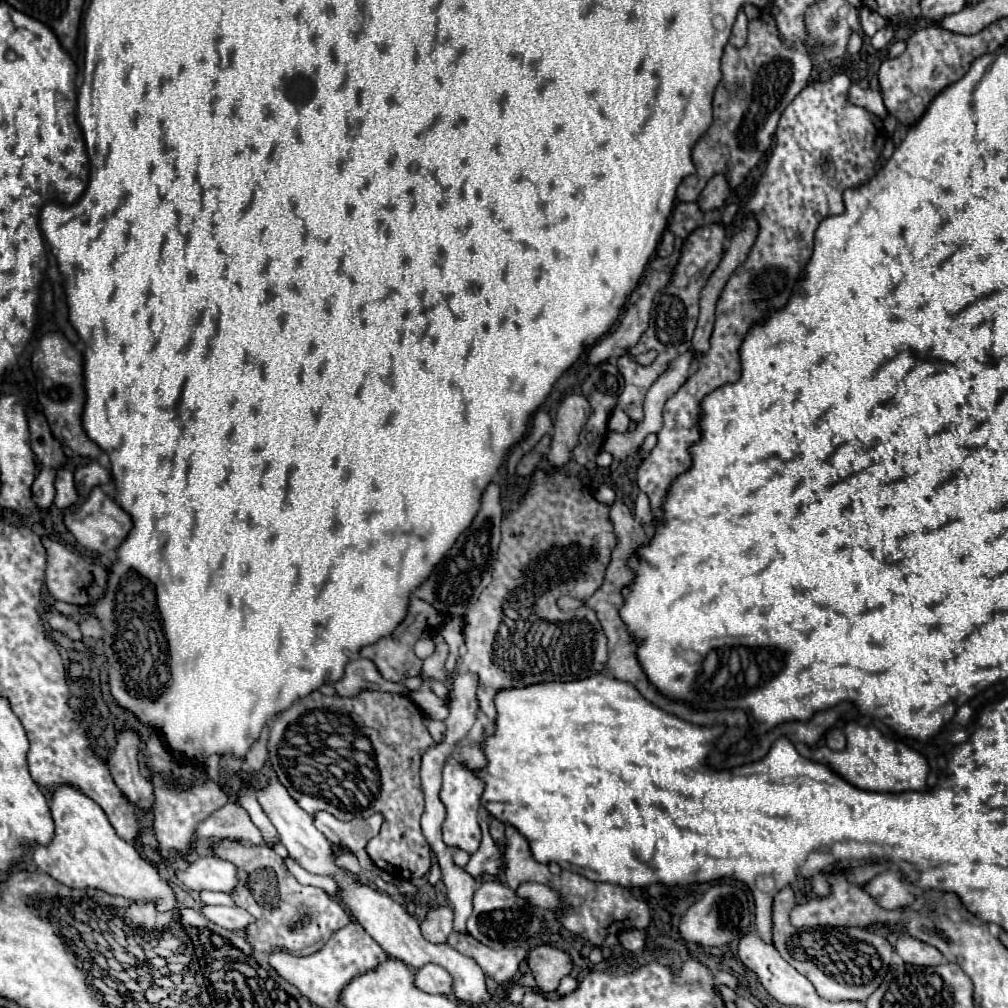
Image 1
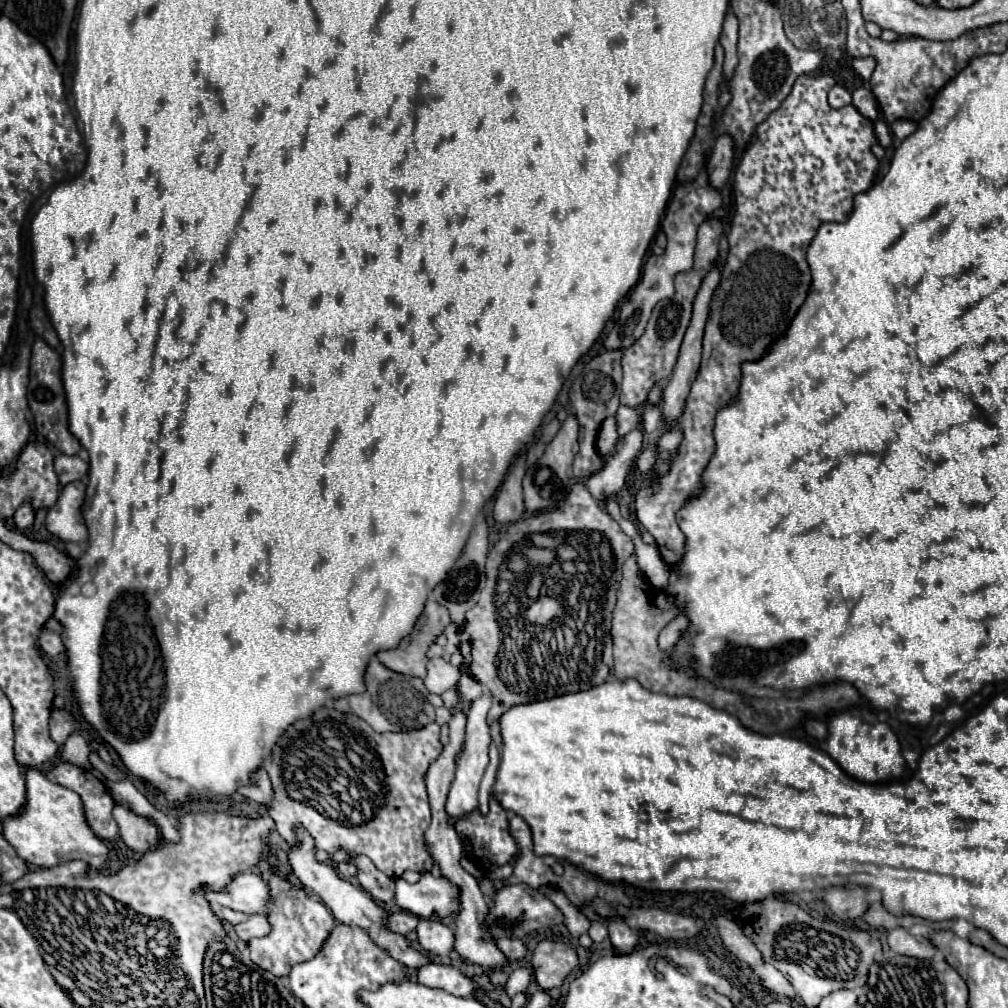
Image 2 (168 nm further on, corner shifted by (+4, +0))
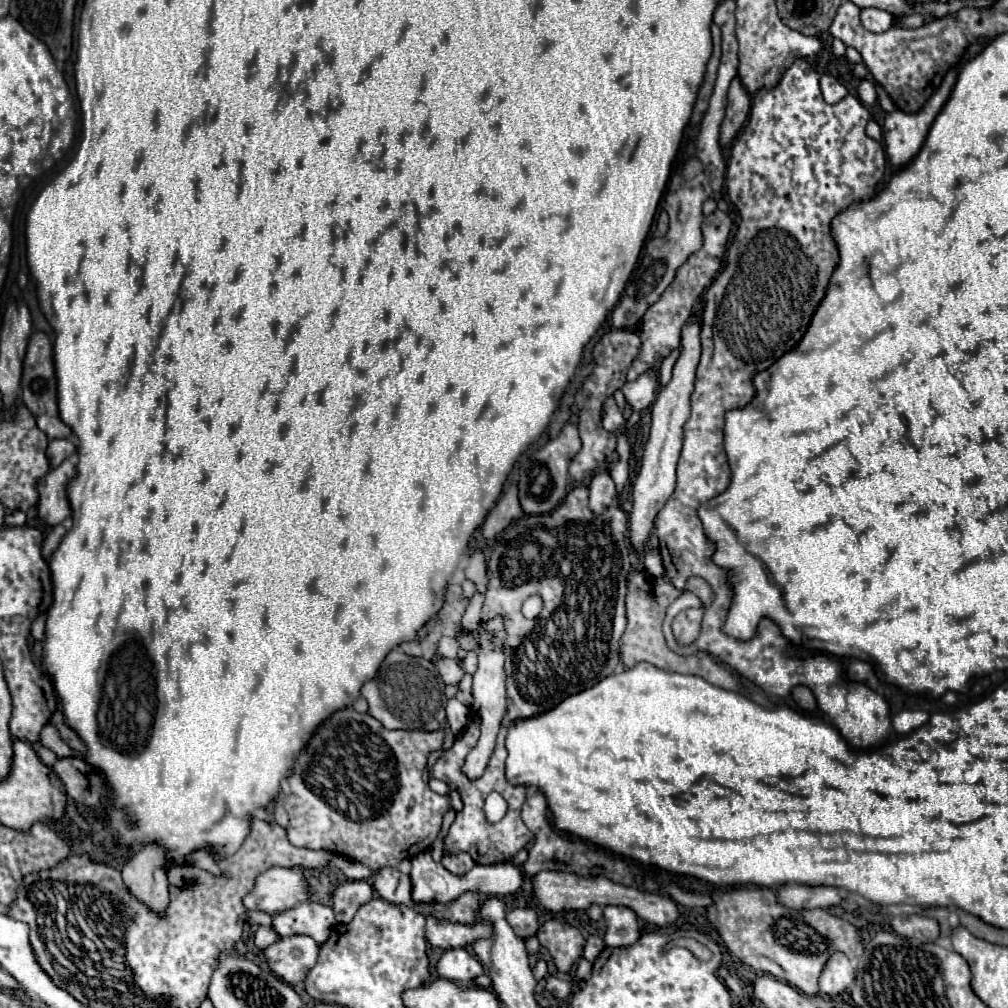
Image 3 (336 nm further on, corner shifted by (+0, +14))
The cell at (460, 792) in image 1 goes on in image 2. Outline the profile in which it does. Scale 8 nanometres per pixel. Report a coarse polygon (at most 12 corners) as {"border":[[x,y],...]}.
{"border":[[483,690],[467,712],[467,738],[447,798],[451,822],[477,808],[477,790],[489,764]]}

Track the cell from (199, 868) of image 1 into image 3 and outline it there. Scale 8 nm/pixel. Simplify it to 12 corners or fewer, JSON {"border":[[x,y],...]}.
{"border":[[297,870],[257,876],[245,908],[275,914],[309,900]]}

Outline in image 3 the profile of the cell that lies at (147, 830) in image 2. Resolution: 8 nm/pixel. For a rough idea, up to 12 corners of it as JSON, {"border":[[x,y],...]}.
{"border":[[145,844],[123,866],[123,882],[163,912],[169,902],[165,850]]}

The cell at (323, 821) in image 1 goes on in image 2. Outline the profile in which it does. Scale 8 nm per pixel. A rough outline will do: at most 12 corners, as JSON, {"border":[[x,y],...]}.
{"border":[[343,850],[335,858],[353,862],[361,888],[381,904],[395,900],[395,880],[369,858],[351,860]]}

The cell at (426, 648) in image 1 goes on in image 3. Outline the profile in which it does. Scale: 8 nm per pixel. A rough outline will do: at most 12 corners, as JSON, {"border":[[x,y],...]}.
{"border":[[441,638],[435,658],[457,658],[459,644],[455,638]]}

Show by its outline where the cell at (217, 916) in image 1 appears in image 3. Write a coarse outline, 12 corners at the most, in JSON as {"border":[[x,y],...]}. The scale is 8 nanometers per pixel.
{"border":[[307,900],[277,912],[279,936],[307,934],[323,944],[335,926],[329,906]]}

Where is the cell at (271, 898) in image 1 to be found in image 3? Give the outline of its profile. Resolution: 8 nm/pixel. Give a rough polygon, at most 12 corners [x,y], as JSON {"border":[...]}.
{"border":[[283,936],[263,950],[269,968],[297,984],[313,968],[319,944]]}

